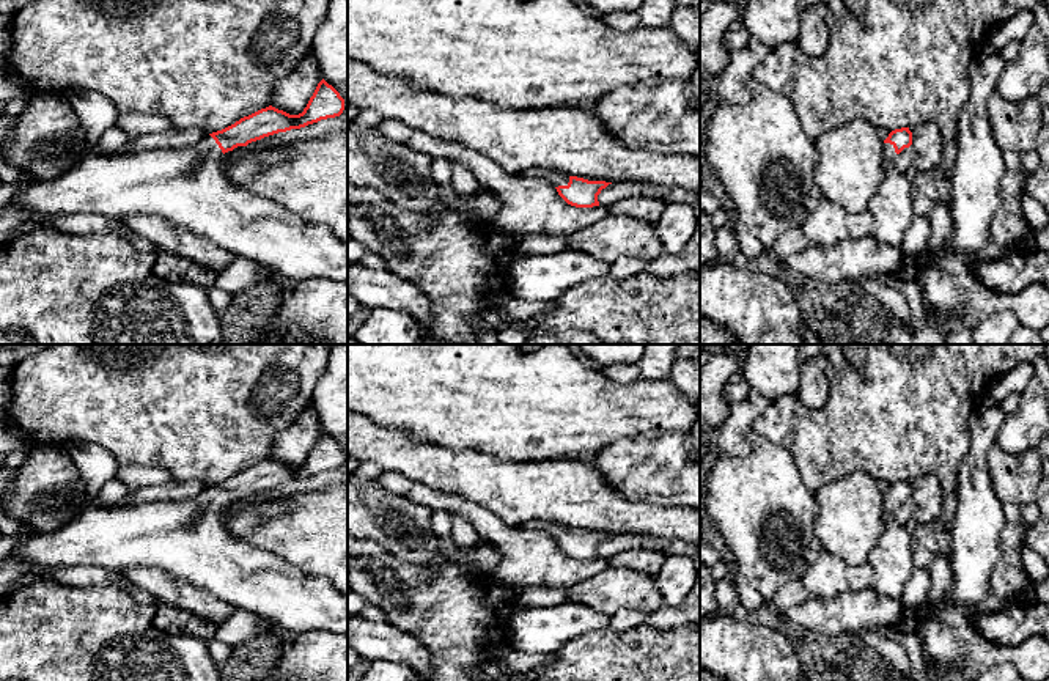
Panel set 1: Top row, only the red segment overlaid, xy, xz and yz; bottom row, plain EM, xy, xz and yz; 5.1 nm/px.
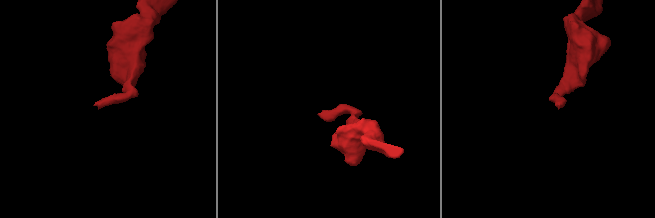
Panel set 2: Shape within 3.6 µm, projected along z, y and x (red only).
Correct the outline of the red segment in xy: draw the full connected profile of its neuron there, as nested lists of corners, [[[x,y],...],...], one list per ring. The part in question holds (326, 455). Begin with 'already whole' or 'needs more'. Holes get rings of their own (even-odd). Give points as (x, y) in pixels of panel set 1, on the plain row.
needs more; [[[322,431],[299,467],[289,467],[269,458],[184,500],[146,502],[118,508],[101,508],[86,502],[66,527],[49,535],[33,535],[24,544],[16,546],[8,558],[30,563],[33,571],[82,565],[115,571],[135,566],[159,568],[170,577],[201,588],[234,609],[269,618],[289,634],[297,635],[313,629],[348,632],[348,596],[344,593],[327,579],[307,574],[289,561],[231,536],[220,521],[222,508],[237,499],[340,469],[343,462],[344,451]]]

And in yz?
needs more; [[[909,480],[895,481],[884,492],[884,532],[868,554],[871,588],[882,598],[904,598],[914,571],[914,536],[895,521],[895,510],[912,497]]]

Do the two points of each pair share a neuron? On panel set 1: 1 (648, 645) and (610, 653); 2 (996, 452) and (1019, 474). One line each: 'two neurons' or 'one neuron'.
1: one neuron
2: one neuron

